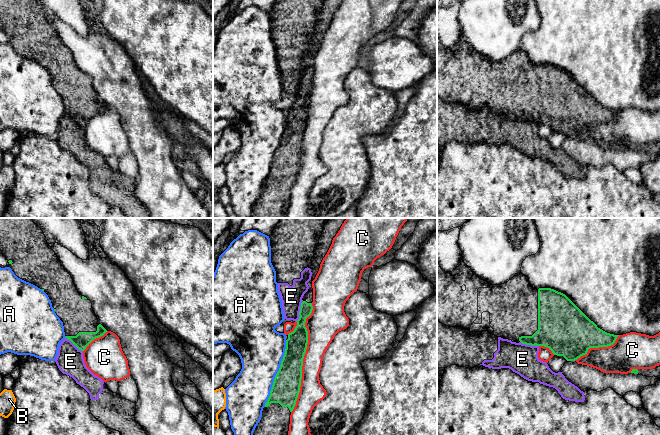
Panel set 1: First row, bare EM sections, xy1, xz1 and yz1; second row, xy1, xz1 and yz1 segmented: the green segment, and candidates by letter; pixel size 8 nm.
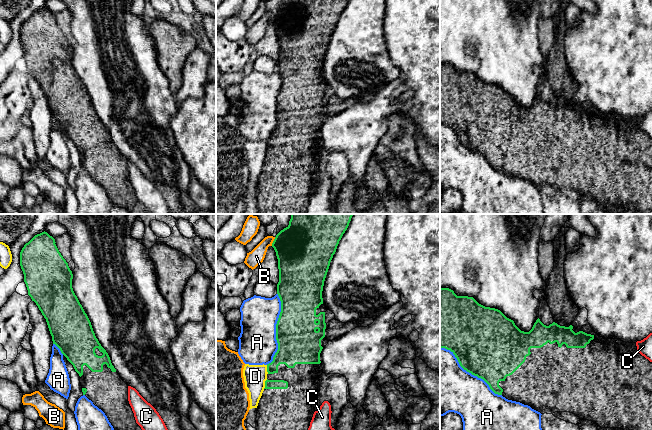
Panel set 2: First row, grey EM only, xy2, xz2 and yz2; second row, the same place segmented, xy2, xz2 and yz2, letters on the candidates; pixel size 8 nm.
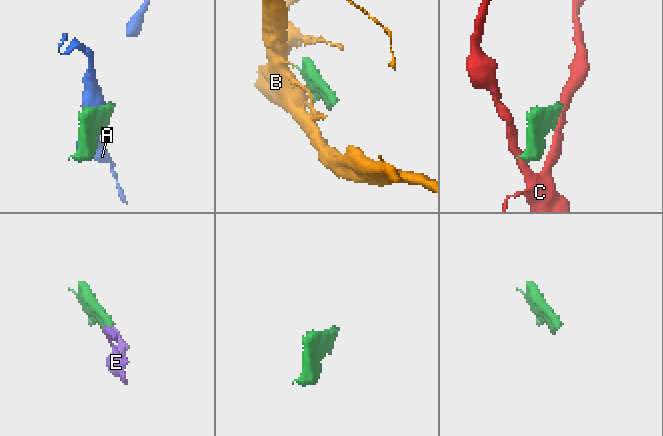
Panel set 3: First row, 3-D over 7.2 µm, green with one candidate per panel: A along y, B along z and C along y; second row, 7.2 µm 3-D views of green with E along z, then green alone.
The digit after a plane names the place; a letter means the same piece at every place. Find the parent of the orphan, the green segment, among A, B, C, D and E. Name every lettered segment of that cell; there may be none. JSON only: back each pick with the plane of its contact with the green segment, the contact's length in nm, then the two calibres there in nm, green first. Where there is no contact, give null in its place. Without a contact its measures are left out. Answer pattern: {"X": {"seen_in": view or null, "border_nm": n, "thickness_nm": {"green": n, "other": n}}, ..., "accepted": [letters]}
{"accepted": []}

